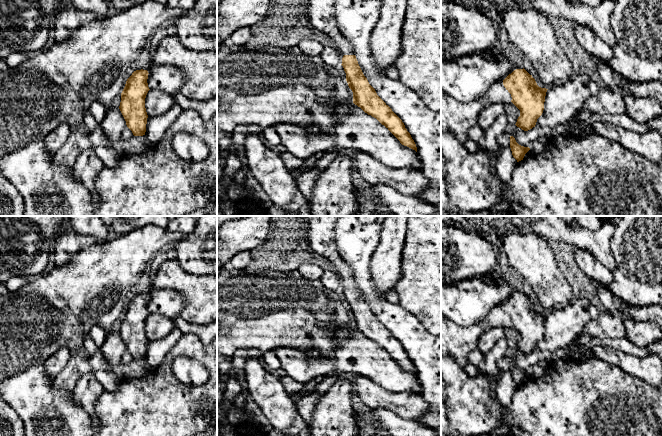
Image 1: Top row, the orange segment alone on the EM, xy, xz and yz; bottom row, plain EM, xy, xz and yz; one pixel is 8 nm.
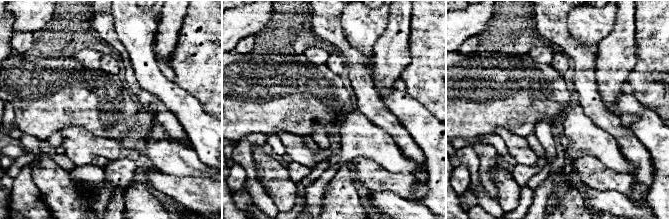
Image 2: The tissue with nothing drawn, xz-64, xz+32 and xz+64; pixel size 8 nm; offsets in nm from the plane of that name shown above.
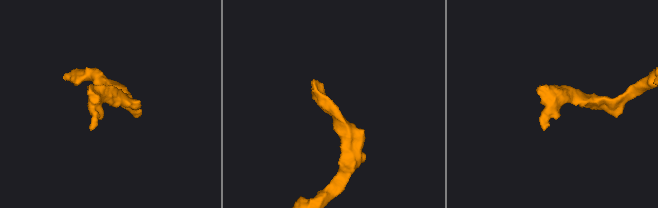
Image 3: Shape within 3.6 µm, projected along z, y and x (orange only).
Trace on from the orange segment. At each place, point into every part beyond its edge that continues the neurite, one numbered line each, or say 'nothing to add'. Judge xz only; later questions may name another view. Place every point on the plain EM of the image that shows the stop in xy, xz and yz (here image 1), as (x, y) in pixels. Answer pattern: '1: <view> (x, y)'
1: xz (320, 235)

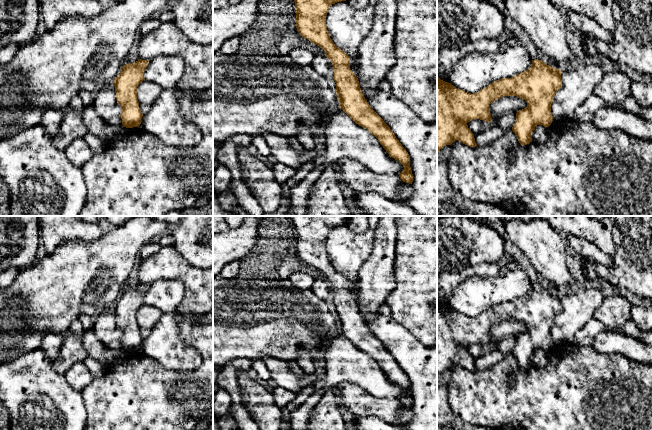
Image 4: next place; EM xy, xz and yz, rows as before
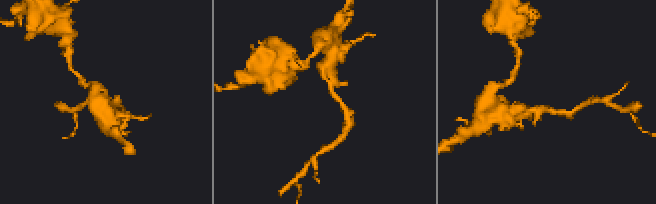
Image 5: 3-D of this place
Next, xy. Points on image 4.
nothing to add

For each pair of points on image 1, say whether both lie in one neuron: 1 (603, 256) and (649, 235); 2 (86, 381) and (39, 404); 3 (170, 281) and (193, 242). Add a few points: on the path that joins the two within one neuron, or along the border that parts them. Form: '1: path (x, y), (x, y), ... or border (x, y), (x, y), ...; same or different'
1: border (615, 229), (610, 242), (615, 263), (612, 271); different
2: border (71, 392), (73, 400), (87, 410); different
3: border (175, 258), (184, 269), (201, 275); different

